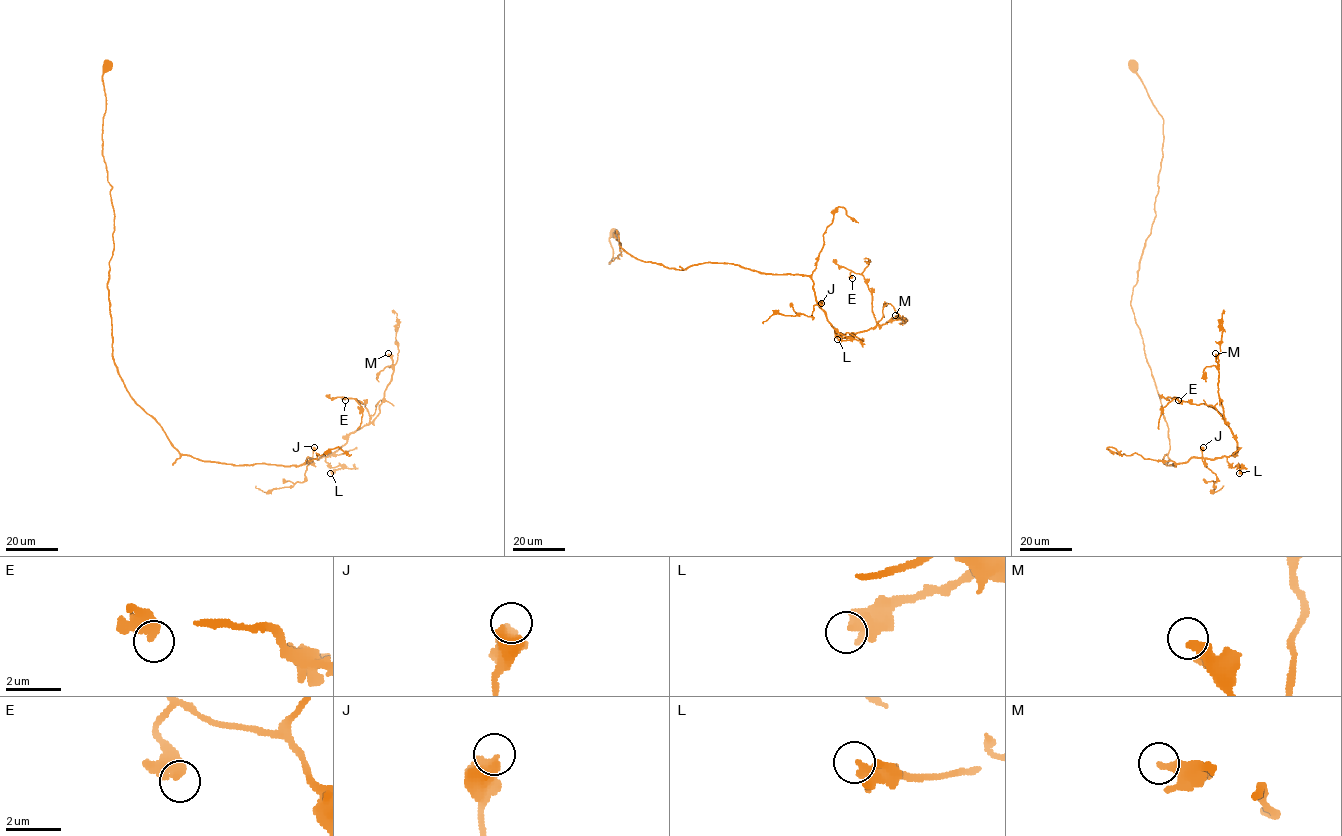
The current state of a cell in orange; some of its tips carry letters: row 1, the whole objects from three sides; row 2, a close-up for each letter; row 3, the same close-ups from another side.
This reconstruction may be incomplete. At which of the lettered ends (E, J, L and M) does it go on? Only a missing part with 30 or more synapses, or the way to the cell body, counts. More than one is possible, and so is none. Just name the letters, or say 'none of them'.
none of them

